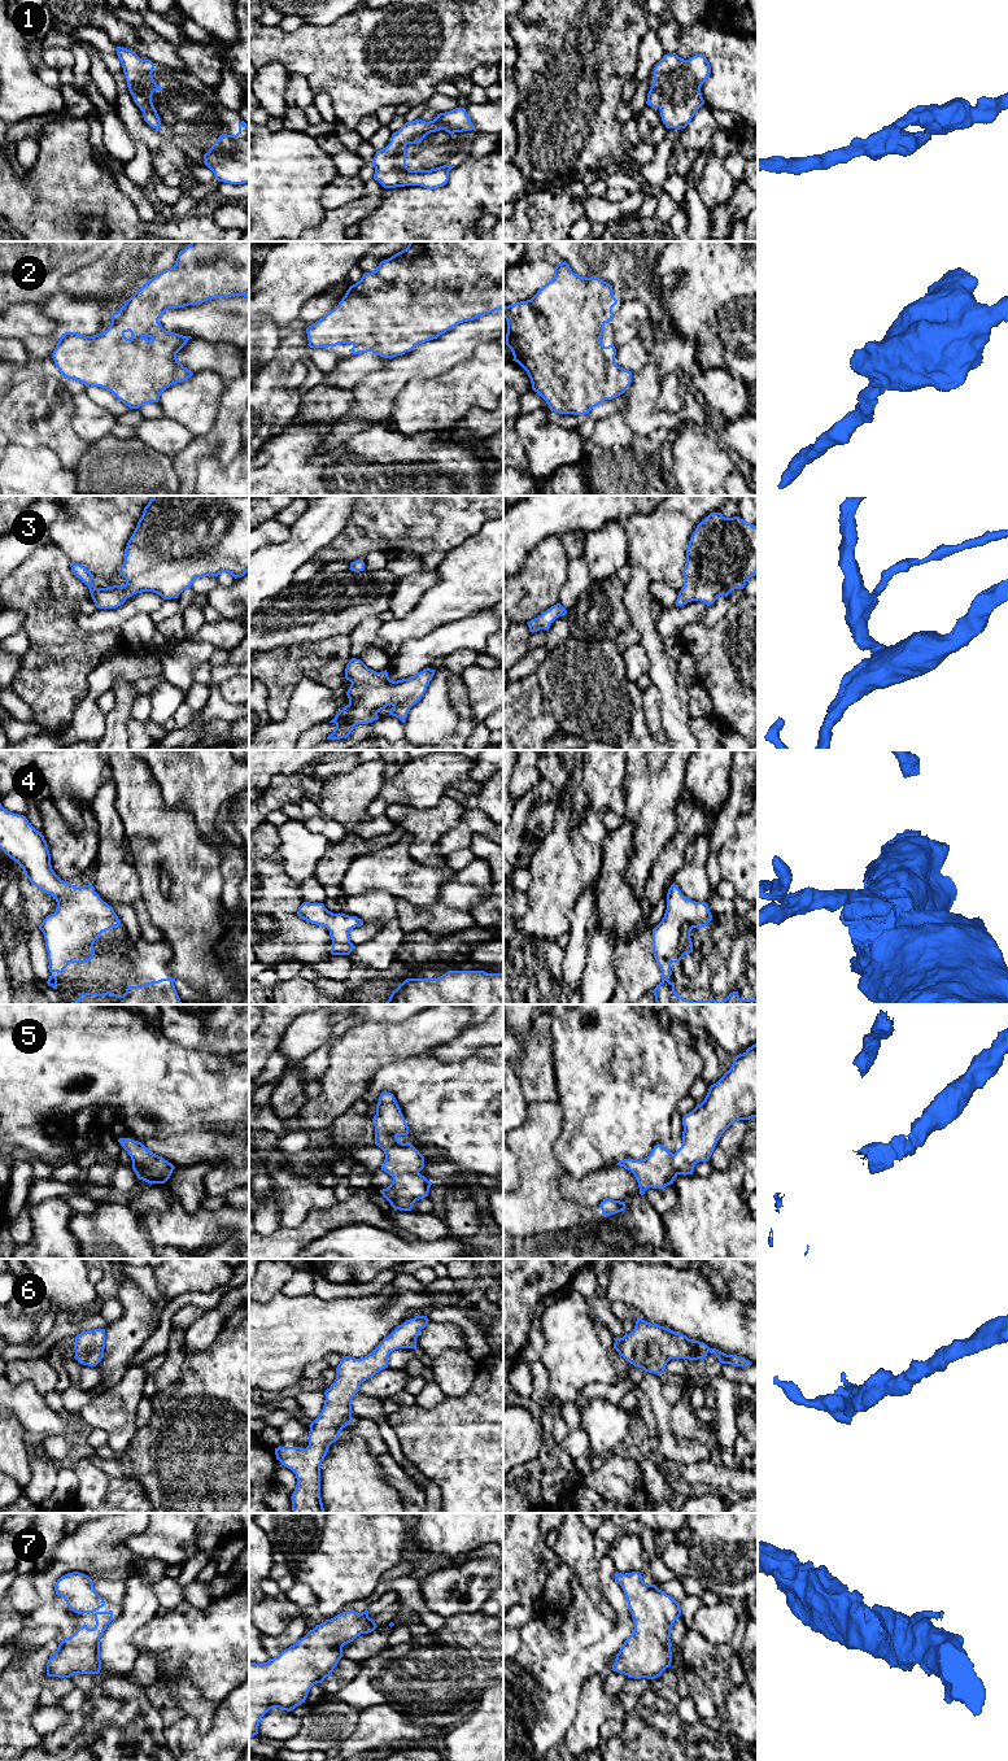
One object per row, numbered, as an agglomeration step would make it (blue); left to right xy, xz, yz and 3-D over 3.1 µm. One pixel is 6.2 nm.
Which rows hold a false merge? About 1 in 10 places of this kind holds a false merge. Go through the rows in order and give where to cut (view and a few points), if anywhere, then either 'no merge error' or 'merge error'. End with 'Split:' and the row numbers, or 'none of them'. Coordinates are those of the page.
1: cut none; no merge error
2: cut none; no merge error
3: cut none; no merge error
4: cut none; no merge error
5: cut none; no merge error
6: cut none; no merge error
7: cut none; no merge error
Split: none of them

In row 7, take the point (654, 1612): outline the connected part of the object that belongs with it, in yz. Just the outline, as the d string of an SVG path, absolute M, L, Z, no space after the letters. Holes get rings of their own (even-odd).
M616 1572L615 1579L625 1594L628 1609L634 1621L634 1630L621 1646L611 1670L624 1674L628 1678L655 1679L667 1668L671 1668L672 1652L669 1638L675 1621L681 1616L680 1603L659 1590L655 1585L646 1585L638 1572L625 1574Z

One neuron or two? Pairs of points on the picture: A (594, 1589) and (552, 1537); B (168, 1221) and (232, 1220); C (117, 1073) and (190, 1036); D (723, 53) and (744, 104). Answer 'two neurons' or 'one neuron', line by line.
A: two neurons
B: one neuron
C: two neurons
D: one neuron

